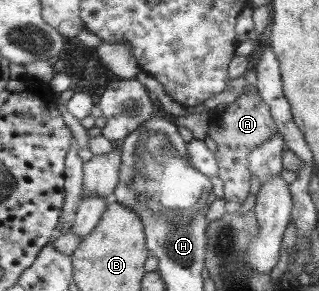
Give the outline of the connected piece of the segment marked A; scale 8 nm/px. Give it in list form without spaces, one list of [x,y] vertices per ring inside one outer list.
[[[244,87],[242,93],[222,111],[212,112],[208,121],[207,135],[216,143],[216,152],[213,154],[218,167],[217,176],[223,184],[222,199],[224,202],[242,204],[250,191],[251,171],[248,170],[248,158],[250,153],[260,144],[268,141],[276,134],[274,117],[271,110],[260,99],[255,87]]]

